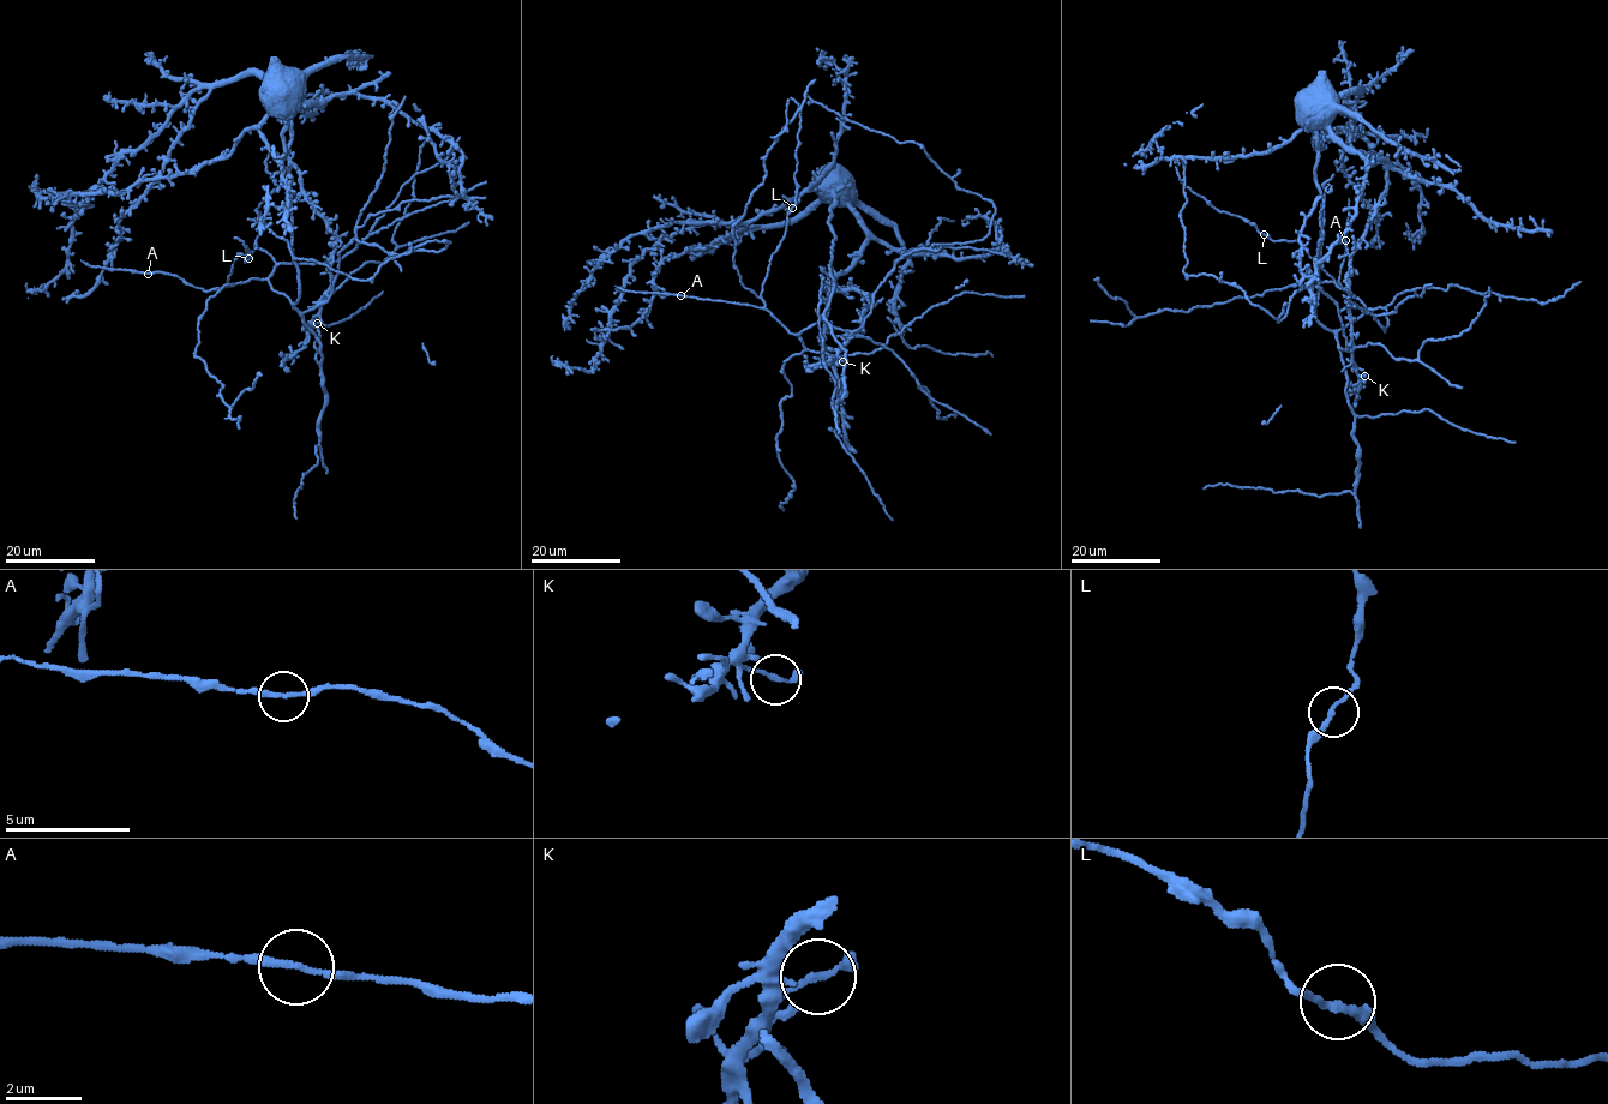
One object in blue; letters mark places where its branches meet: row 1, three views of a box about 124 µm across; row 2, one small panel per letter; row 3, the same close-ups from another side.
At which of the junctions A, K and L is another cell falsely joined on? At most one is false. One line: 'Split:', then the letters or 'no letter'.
Split: no letter

